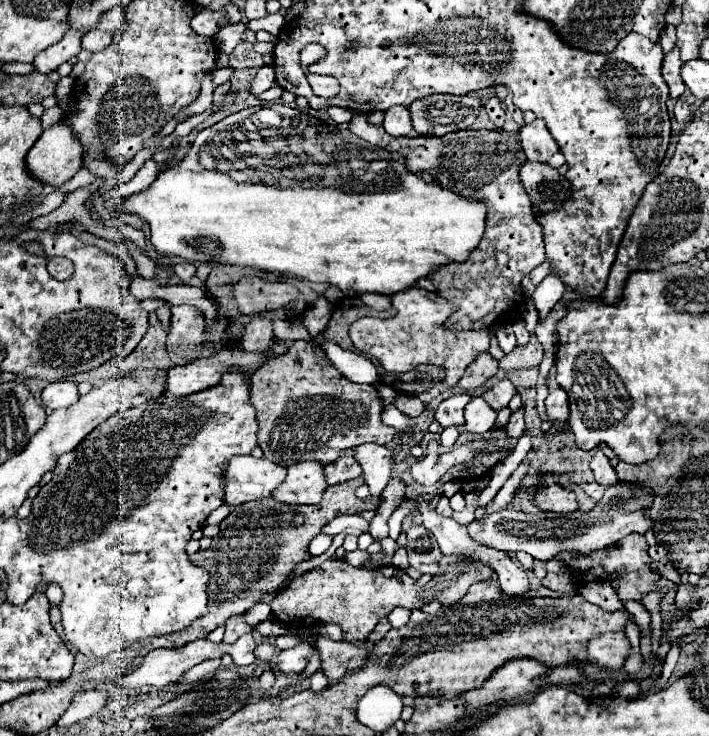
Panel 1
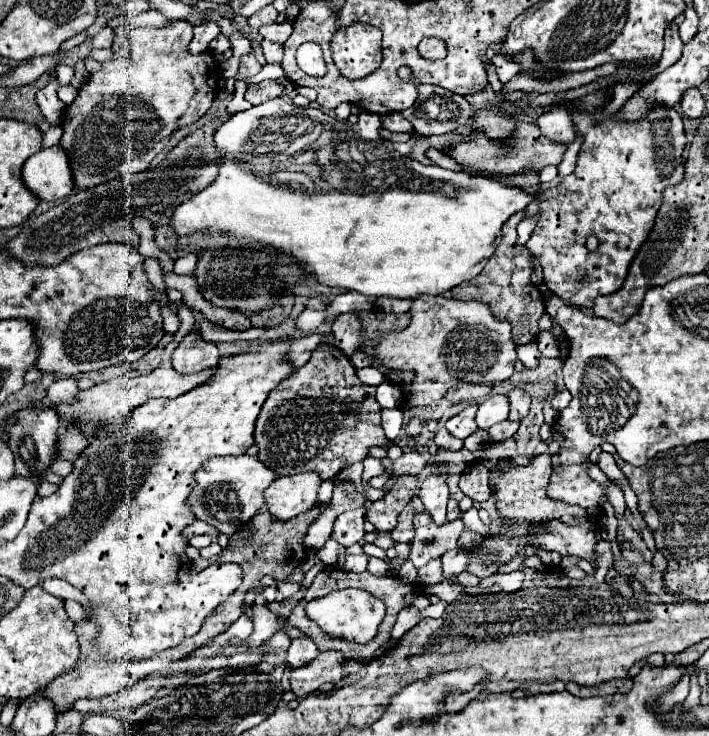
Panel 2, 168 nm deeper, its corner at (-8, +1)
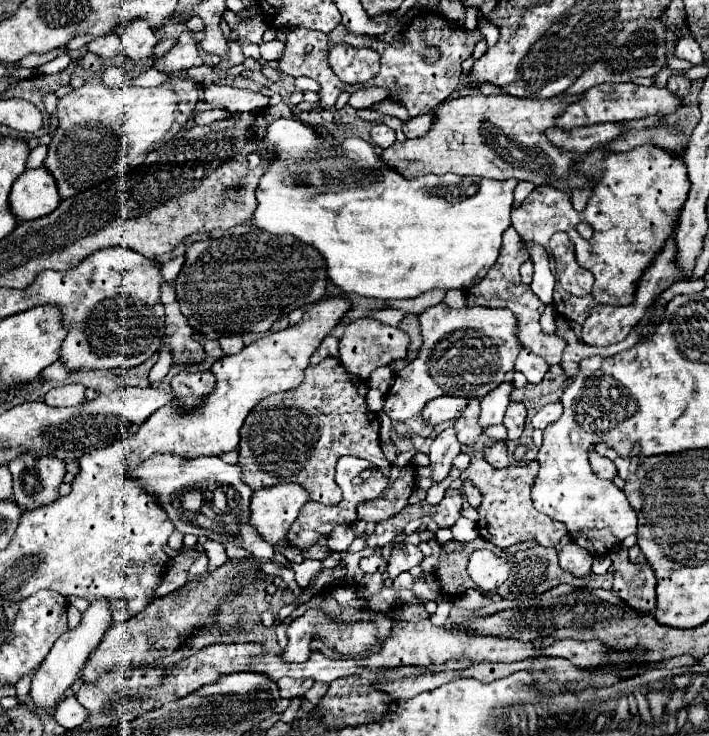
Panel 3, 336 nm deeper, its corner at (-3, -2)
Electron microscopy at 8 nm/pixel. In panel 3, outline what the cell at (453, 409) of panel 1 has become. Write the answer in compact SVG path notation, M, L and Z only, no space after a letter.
M469 399L461 417L455 419L455 429L457 429L457 439L463 445L475 445L479 441L479 437L485 431L479 425L479 399Z

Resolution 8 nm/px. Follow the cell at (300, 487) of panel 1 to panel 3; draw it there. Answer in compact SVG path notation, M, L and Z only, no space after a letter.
M297 483L257 489L251 497L251 527L267 543L275 545L285 539L289 527L307 501L307 491L303 491L303 487L299 487Z

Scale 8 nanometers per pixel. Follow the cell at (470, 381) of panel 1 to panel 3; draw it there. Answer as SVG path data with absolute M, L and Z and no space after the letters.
M443 395L439 399L431 399L431 403L427 403L427 407L423 407L421 417L427 425L439 425L443 421L453 421L461 415L463 407L467 405L465 397L451 397L451 395Z

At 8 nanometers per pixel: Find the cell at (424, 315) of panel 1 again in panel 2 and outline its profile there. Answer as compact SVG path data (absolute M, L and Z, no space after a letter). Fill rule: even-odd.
M418 296L412 302L410 314L412 320L406 328L386 332L374 346L374 358L382 366L416 372L410 388L412 394L406 394L410 406L432 404L458 380L496 384L512 376L516 362L516 344L510 338L512 326L494 320L486 304L476 300L448 300L444 296ZM448 378L450 382L442 382Z

